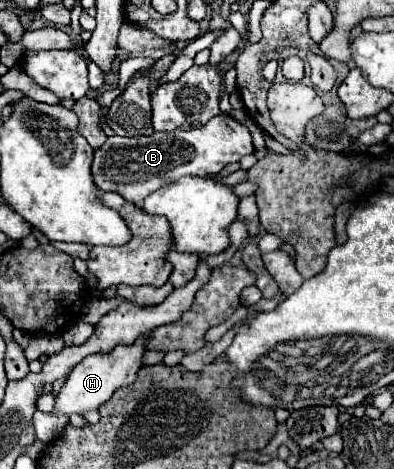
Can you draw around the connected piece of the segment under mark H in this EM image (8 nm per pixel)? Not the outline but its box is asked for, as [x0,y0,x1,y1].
[52,334,150,416]

